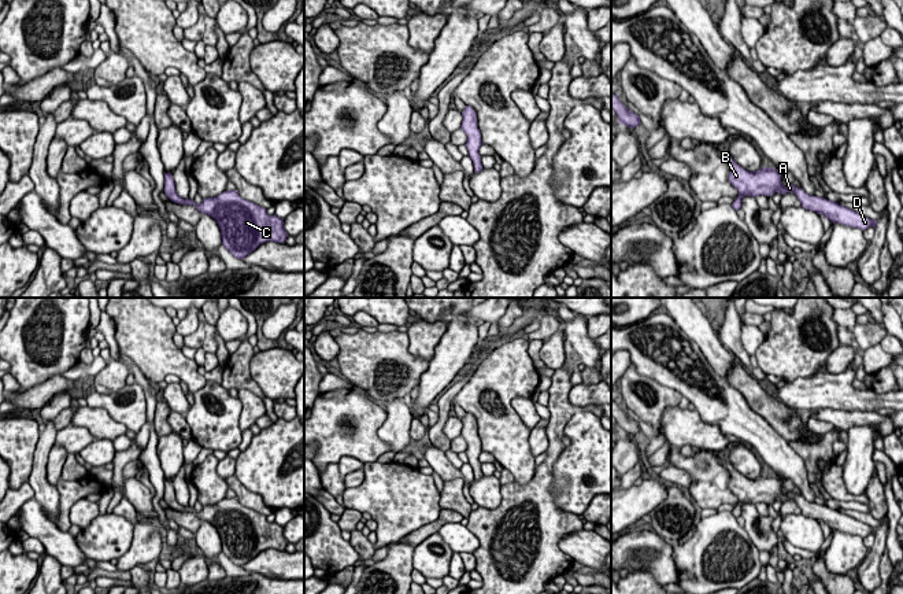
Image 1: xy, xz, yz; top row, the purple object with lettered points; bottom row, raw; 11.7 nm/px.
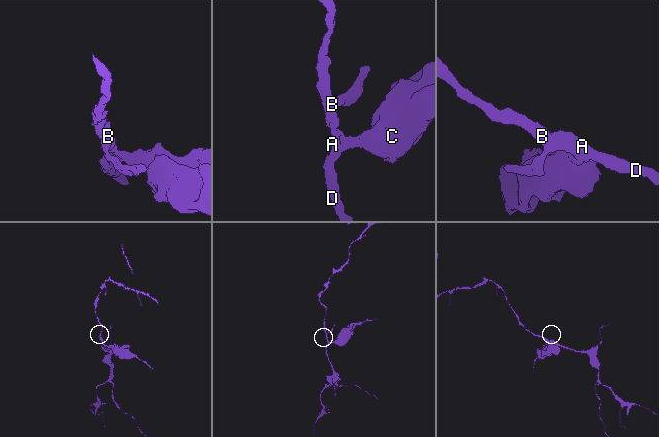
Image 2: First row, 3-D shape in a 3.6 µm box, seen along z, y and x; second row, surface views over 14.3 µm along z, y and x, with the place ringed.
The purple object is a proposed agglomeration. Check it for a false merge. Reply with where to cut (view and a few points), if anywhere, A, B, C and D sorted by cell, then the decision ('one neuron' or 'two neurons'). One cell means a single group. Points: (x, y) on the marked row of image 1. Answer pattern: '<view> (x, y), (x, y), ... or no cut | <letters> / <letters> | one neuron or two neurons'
no cut | A B C D | one neuron

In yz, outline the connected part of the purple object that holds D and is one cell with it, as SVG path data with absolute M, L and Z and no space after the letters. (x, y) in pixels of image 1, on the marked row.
M723 155L723 158L730 166L729 182L739 191L739 196L732 203L736 211L741 209L741 199L744 196L773 196L776 192L781 195L791 192L797 196L803 209L822 214L829 218L830 222L859 228L862 230L869 226L876 229L876 219L870 219L837 202L808 195L802 188L795 187L793 182L784 187L781 182L781 173L774 167L760 167L758 171L748 171L737 165L730 155Z

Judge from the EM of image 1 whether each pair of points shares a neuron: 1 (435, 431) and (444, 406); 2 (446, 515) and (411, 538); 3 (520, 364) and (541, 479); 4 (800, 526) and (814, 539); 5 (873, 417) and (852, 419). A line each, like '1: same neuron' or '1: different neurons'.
1: same neuron
2: same neuron
3: different neurons
4: same neuron
5: same neuron

